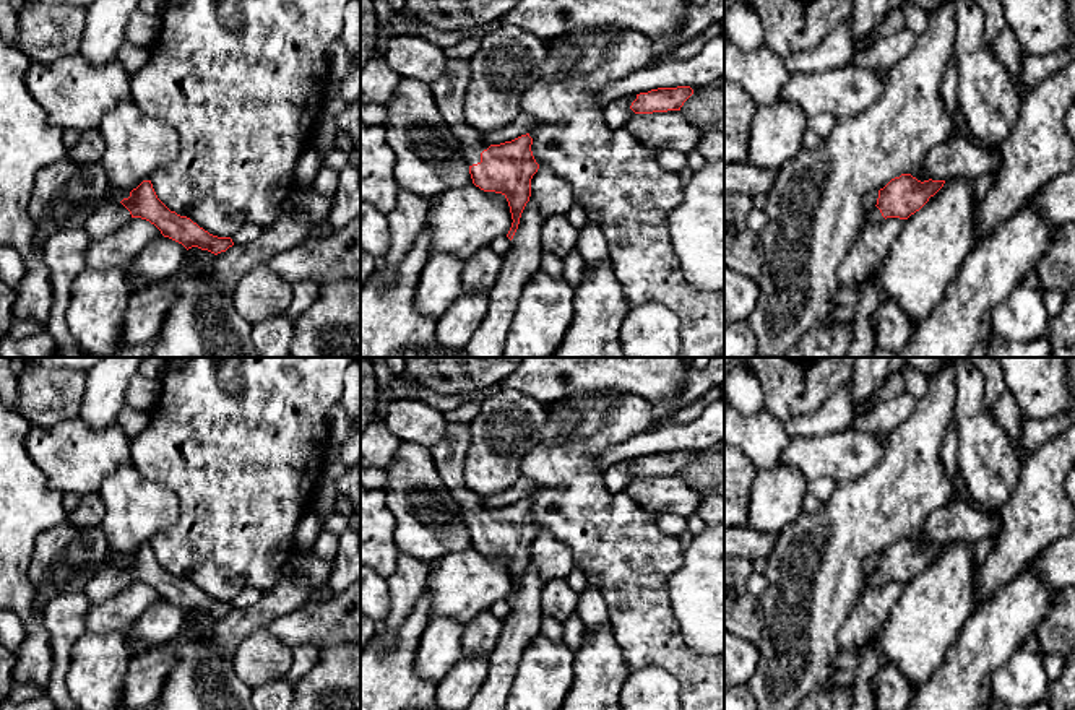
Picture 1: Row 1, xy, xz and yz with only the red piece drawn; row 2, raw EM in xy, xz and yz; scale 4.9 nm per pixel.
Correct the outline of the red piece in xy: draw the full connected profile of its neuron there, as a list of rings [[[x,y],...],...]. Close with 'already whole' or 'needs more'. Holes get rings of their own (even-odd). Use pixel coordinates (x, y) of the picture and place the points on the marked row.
[[[143,180],[120,203],[107,197],[93,211],[83,227],[91,240],[97,240],[115,232],[133,218],[149,221],[164,237],[182,244],[187,250],[198,247],[218,255],[234,245],[231,237],[213,236],[190,218],[171,211],[158,198],[151,180]]]; needs more

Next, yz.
[[[911,174],[892,179],[879,190],[877,205],[866,213],[866,223],[879,224],[887,218],[908,219],[934,197],[945,180],[917,180]]]; needs more

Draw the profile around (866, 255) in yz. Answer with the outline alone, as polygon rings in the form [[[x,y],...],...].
[[[887,218],[879,224],[864,223],[859,239],[851,245],[838,270],[838,281],[853,286],[875,273],[900,234],[904,219]]]

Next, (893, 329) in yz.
[[[893,301],[883,302],[874,315],[875,344],[898,354],[913,338],[916,323]]]

